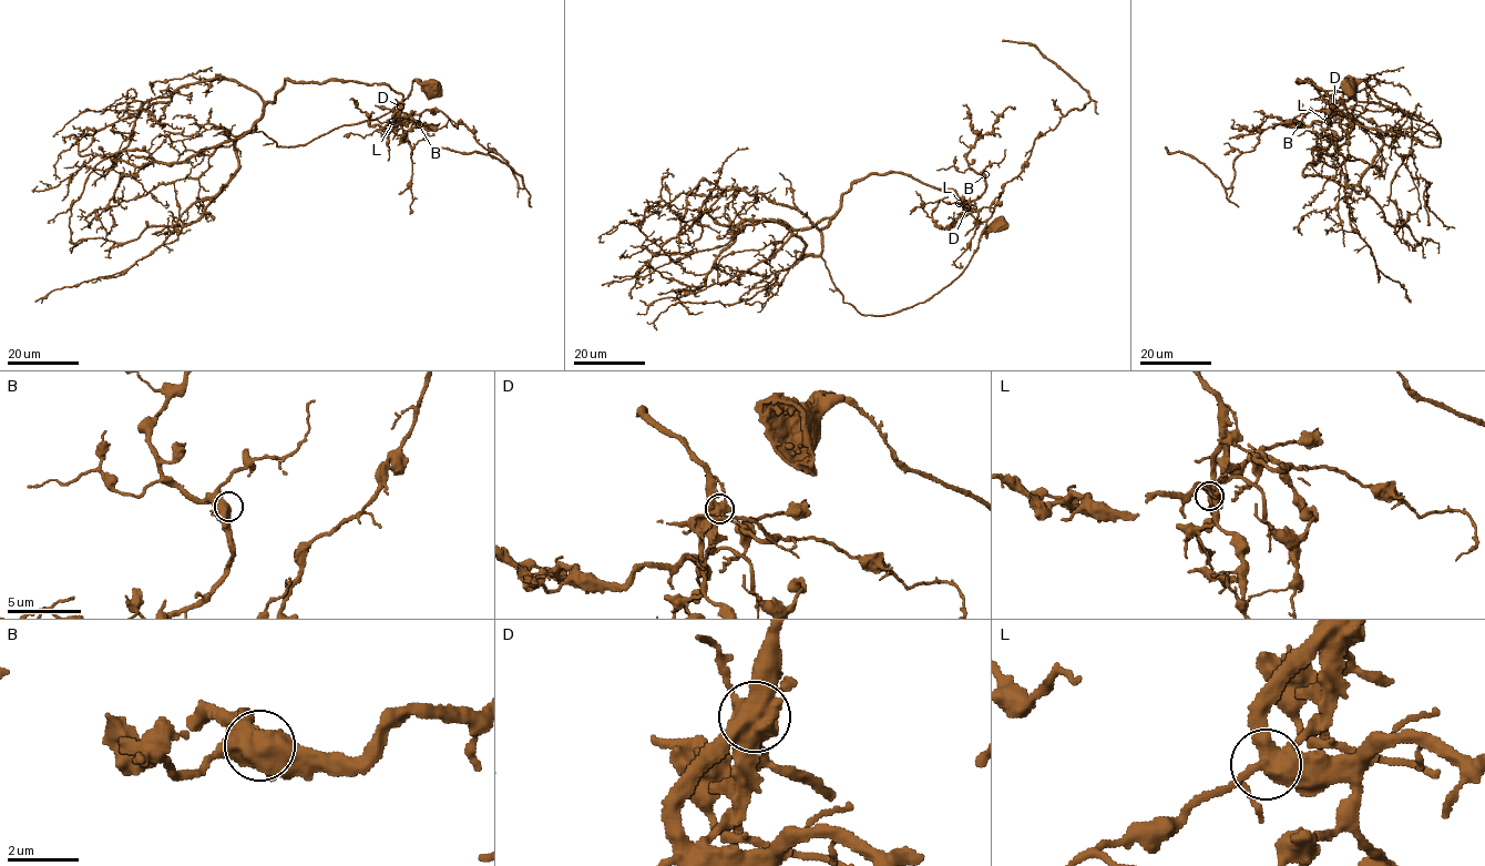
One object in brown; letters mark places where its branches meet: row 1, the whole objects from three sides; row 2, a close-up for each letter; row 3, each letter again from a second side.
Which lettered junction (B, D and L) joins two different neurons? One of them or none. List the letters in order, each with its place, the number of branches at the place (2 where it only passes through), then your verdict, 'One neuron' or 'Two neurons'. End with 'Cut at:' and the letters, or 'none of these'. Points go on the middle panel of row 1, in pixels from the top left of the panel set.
B: Place: (985, 174). Branches: 4. One neuron
D: Place: (966, 207). Branches: 5. Two neurons
L: Place: (959, 203). Branches: 4. One neuron
Cut at: D

